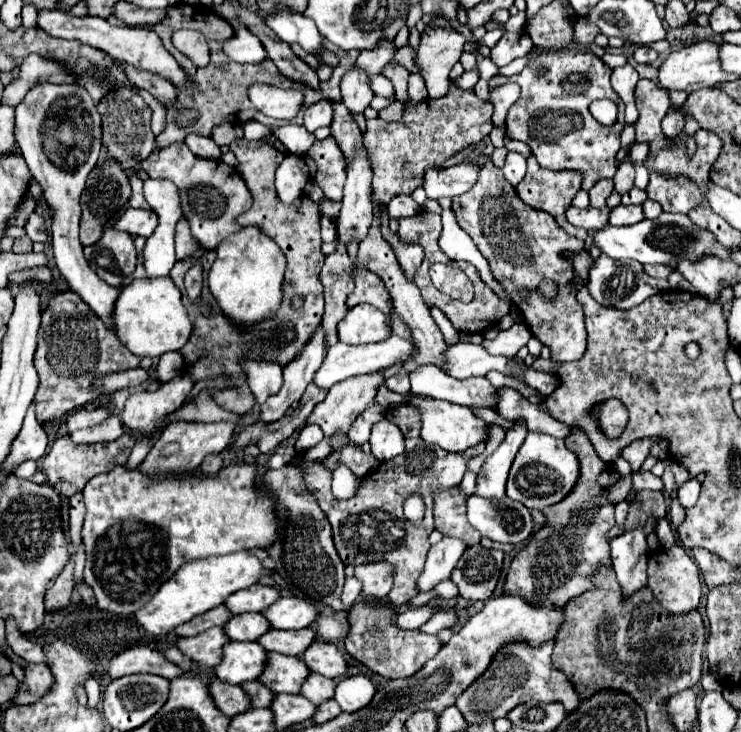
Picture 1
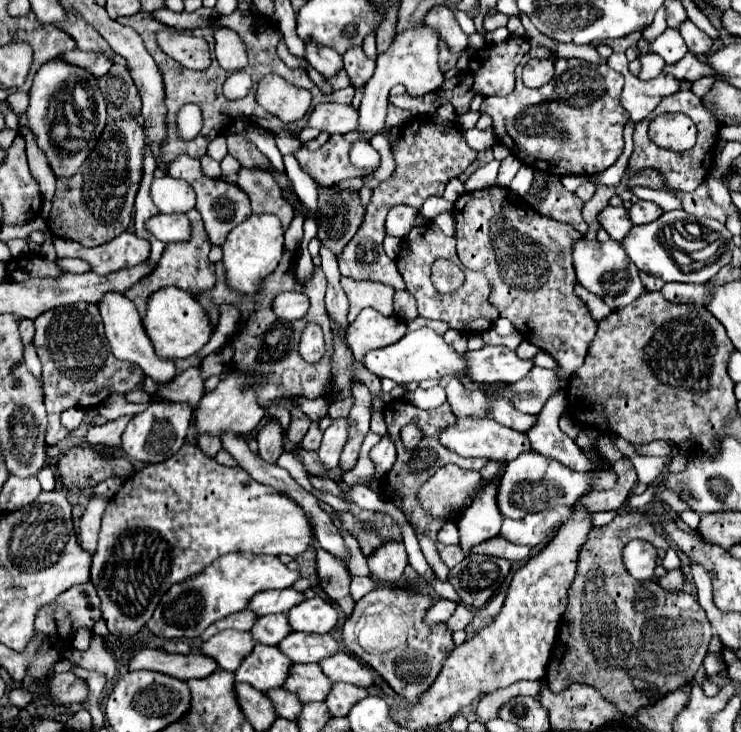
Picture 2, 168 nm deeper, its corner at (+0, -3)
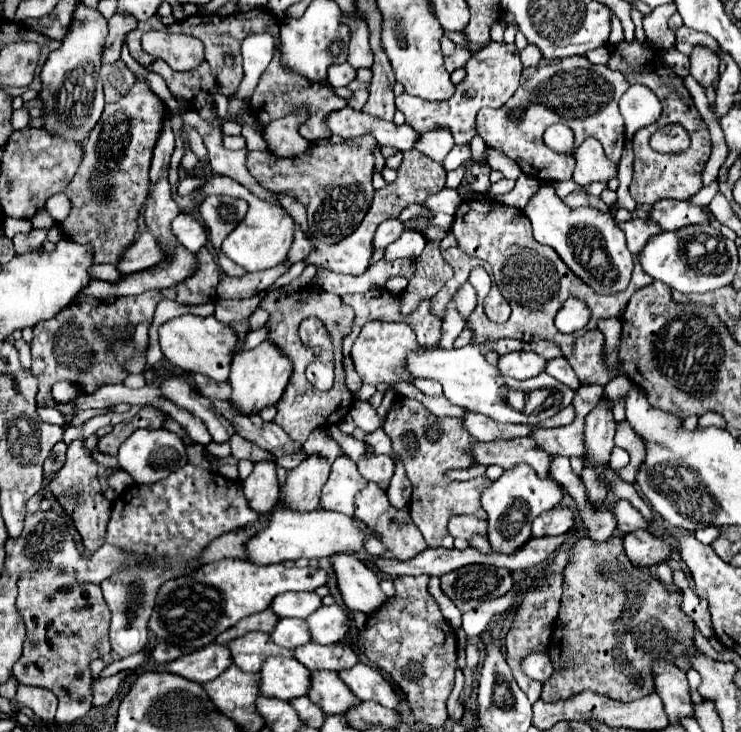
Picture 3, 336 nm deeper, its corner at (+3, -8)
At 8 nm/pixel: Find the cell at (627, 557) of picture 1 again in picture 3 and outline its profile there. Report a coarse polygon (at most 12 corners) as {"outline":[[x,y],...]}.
{"outline":[[649,530],[623,536],[633,566],[669,560],[671,544]]}

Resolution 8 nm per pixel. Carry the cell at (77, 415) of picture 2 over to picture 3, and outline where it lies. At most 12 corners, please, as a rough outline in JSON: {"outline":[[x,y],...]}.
{"outline":[[37,408],[37,414],[47,424],[65,426],[63,416],[55,408]]}

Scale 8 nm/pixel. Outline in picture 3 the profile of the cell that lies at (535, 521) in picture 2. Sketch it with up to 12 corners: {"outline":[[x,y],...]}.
{"outline":[[557,506],[533,520],[533,538],[573,528],[575,512]]}

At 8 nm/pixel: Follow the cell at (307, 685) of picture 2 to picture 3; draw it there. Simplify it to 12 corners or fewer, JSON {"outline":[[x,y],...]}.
{"outline":[[313,672],[307,694],[325,714],[345,714],[359,698],[337,672]]}

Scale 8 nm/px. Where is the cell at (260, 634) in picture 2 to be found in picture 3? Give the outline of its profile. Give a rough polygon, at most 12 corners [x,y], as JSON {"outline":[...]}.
{"outline":[[281,618],[271,638],[289,650],[311,642],[301,618]]}

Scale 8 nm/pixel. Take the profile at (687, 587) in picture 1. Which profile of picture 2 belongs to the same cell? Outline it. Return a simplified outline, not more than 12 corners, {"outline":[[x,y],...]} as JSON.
{"outline":[[684,567],[658,577],[662,589],[670,593],[684,589]]}

